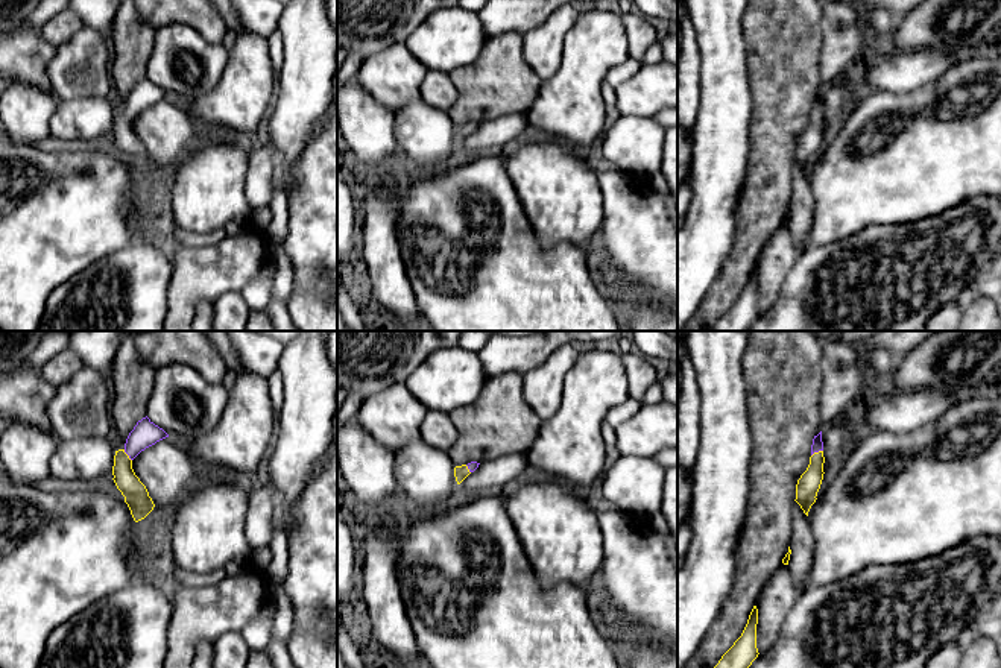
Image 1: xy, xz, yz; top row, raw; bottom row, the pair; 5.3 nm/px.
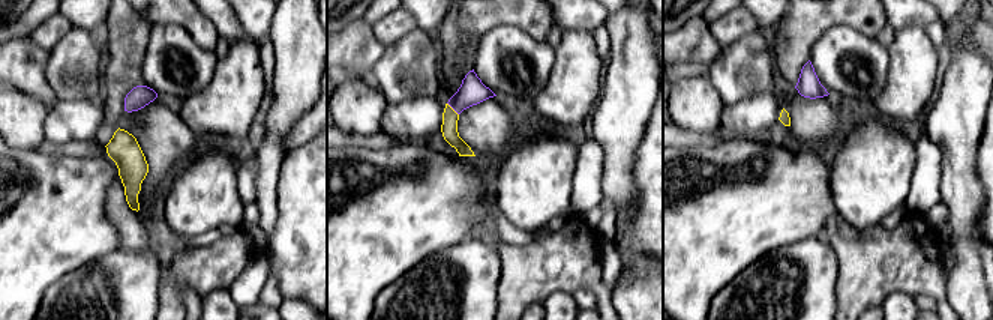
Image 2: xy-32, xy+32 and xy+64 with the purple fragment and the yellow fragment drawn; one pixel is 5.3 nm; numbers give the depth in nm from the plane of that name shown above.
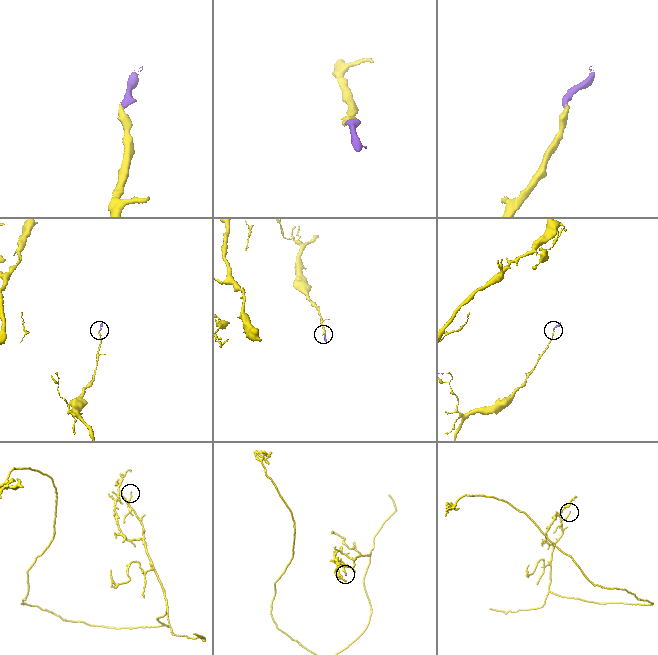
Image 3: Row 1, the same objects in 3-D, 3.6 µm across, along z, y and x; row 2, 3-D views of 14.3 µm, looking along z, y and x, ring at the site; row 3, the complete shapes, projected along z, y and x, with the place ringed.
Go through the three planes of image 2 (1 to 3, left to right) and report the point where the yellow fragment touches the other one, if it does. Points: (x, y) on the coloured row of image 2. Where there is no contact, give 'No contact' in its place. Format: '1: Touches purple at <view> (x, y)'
1: No contact
2: Touches purple at xy+32 (452, 107)
3: No contact

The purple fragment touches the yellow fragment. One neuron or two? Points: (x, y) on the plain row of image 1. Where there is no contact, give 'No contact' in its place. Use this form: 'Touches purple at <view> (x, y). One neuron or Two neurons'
Touches purple at yz (816, 111). One neuron

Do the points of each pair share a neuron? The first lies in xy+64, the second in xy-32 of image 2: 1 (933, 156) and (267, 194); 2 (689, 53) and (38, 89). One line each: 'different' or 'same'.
1: different
2: same

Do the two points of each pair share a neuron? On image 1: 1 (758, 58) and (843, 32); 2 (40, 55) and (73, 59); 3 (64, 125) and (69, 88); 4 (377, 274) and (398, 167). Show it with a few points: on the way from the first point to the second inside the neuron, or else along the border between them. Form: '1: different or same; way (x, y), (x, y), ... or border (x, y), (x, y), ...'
1: different; border (822, 15), (821, 73)
2: different; border (56, 47), (47, 66), (49, 85), (53, 91)
3: different; border (102, 96), (63, 99), (59, 102)
4: same; way (378, 248), (380, 193)

